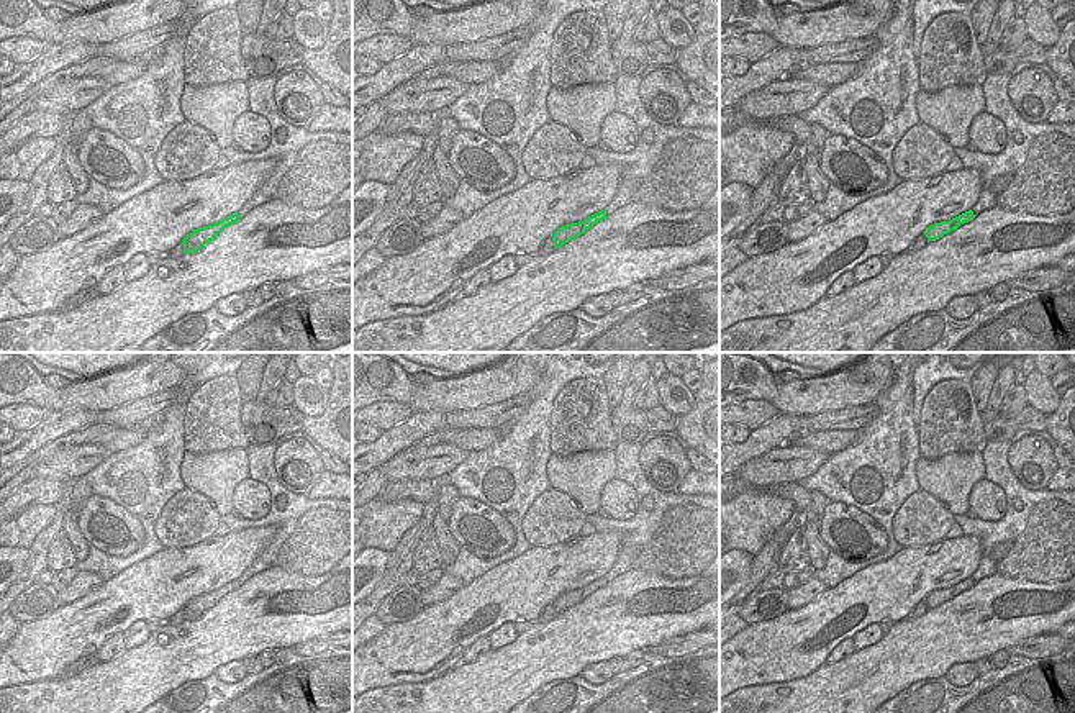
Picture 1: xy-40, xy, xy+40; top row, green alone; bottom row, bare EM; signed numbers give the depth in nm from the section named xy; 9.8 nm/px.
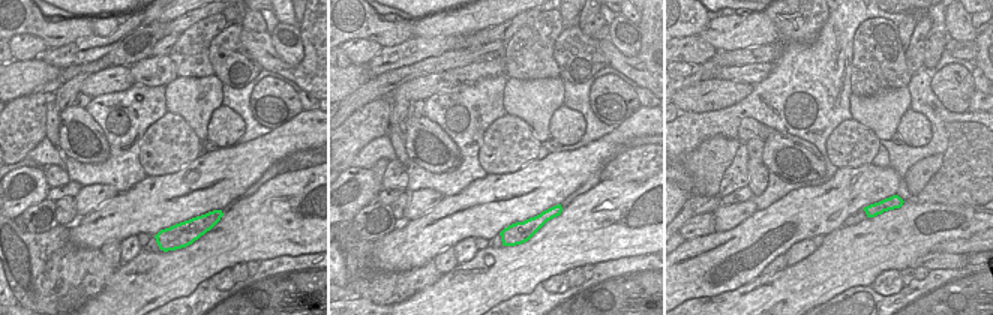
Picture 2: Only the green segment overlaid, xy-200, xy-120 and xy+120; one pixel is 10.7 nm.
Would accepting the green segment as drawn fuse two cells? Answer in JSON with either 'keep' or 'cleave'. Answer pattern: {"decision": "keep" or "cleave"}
{"decision": "keep"}

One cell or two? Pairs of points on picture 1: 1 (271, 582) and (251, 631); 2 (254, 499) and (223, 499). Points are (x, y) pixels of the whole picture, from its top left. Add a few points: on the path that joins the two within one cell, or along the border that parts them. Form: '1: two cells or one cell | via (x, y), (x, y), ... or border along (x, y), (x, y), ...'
1: one cell | via (258, 589), (246, 600), (251, 607), (251, 618)
2: two cells | border along (248, 476), (235, 487), (231, 507)

